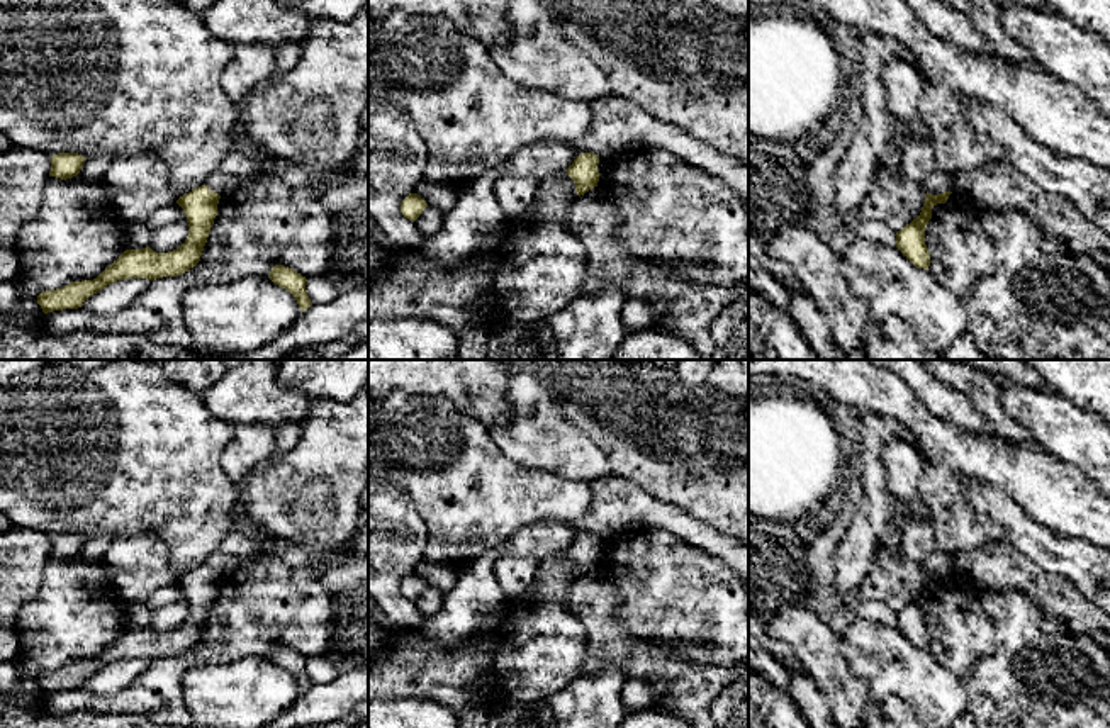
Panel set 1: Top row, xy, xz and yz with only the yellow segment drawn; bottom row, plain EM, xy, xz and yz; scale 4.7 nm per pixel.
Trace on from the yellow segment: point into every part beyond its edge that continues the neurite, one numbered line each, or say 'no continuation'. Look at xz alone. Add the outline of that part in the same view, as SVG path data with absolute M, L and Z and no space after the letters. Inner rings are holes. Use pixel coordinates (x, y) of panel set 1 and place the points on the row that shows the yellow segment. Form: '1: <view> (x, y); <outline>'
1: xz (606, 160); M631 146L630 148L623 148L619 151L614 151L614 153L608 153L604 156L599 156L599 163L597 163L597 170L599 170L599 176L604 173L604 170L614 163L618 158L623 158L626 156L628 153L631 151Z

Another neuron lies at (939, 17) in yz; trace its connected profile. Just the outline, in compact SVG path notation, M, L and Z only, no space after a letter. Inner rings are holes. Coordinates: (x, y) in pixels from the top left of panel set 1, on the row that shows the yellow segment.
M903 0L910 5L917 19L935 36L962 49L966 54L989 59L1001 58L995 46L981 37L969 20L942 0Z

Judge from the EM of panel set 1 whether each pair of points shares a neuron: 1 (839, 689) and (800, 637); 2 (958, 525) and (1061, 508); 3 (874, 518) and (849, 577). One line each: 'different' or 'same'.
1: same
2: same
3: same

